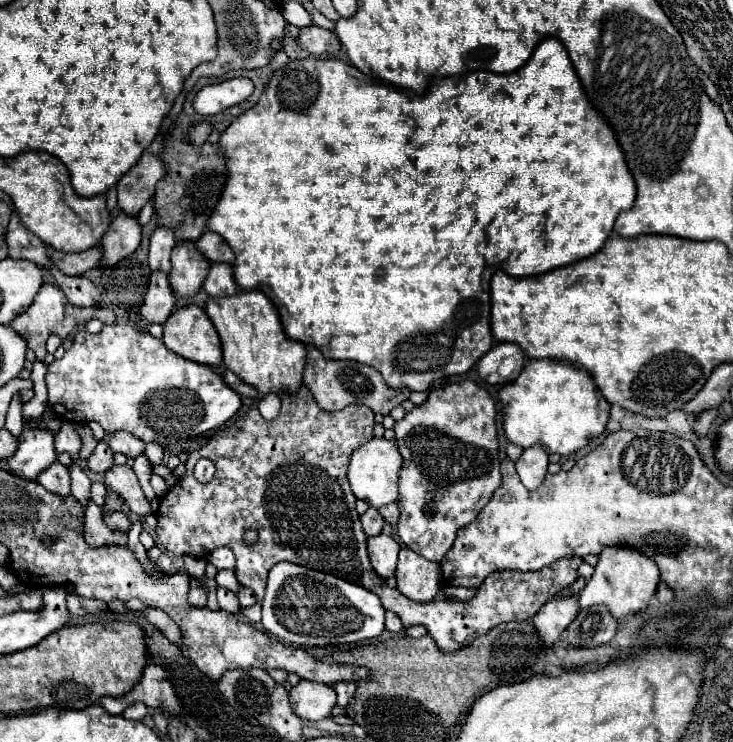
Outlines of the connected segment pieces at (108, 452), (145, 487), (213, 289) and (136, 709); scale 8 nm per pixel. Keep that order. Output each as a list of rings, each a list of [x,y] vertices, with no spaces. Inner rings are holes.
[[[99,442],[95,446],[95,450],[93,450],[93,454],[89,456],[87,466],[95,474],[103,474],[103,472],[111,470],[111,466],[113,466],[113,450],[105,442]]]
[[[141,454],[141,456],[137,456],[137,458],[135,458],[133,472],[137,474],[137,478],[139,478],[139,482],[141,482],[141,487],[146,498],[149,501],[156,498],[157,496],[154,493],[149,481],[151,478],[151,464],[149,464],[149,460],[147,460],[147,456],[145,456],[145,454]]]
[[[211,264],[203,290],[209,296],[233,296],[237,292],[237,284],[233,280],[233,268],[229,264]]]
[[[135,702],[129,708],[125,708],[125,712],[123,712],[123,716],[127,720],[143,720],[145,714],[147,714],[147,706],[143,702]]]

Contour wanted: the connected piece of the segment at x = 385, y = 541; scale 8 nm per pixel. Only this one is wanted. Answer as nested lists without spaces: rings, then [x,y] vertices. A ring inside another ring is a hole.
[[[385,534],[373,536],[367,540],[367,548],[369,548],[369,560],[373,564],[373,570],[381,576],[381,578],[389,578],[395,574],[395,566],[397,566],[397,552],[399,552],[399,544]]]

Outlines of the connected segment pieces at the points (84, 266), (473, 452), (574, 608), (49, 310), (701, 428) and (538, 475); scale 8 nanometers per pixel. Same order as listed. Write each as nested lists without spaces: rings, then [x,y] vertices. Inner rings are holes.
[[[91,248],[85,252],[77,252],[77,254],[67,254],[67,252],[51,252],[51,260],[53,264],[67,276],[81,276],[83,272],[97,268],[99,260],[101,260],[101,250]]]
[[[473,380],[433,390],[427,402],[395,422],[395,444],[403,456],[399,470],[397,534],[419,556],[441,562],[457,530],[471,524],[501,486],[499,442],[491,394]]]
[[[575,596],[555,598],[555,600],[545,602],[543,608],[533,618],[533,626],[541,638],[541,644],[545,648],[551,648],[559,640],[561,632],[577,616],[577,612],[579,612],[579,604]]]
[[[43,284],[39,294],[35,296],[35,302],[31,304],[31,308],[27,308],[23,314],[19,314],[11,324],[9,328],[13,332],[17,332],[25,342],[27,346],[35,352],[35,356],[39,360],[43,360],[47,356],[47,350],[45,350],[45,342],[51,334],[57,334],[61,338],[65,338],[69,332],[73,332],[77,326],[83,326],[87,320],[101,320],[103,324],[115,324],[115,314],[109,310],[109,308],[75,308],[71,304],[65,304],[63,308],[63,302],[67,302],[63,298],[63,292],[59,286],[53,286],[53,284]]]
[[[717,410],[715,412],[703,412],[703,416],[697,416],[695,418],[695,432],[699,436],[705,436],[709,432],[711,424],[715,422],[715,418],[717,418]]]
[[[531,446],[523,450],[521,458],[515,462],[515,468],[527,490],[535,490],[541,486],[547,474],[547,464],[547,452],[541,446]]]

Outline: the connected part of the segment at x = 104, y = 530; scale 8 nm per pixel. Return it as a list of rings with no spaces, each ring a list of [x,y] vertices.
[[[91,502],[91,506],[85,510],[83,536],[85,536],[85,542],[91,544],[93,548],[105,546],[105,544],[117,544],[117,546],[125,546],[127,544],[127,534],[111,530],[103,522],[103,510],[95,502]]]

